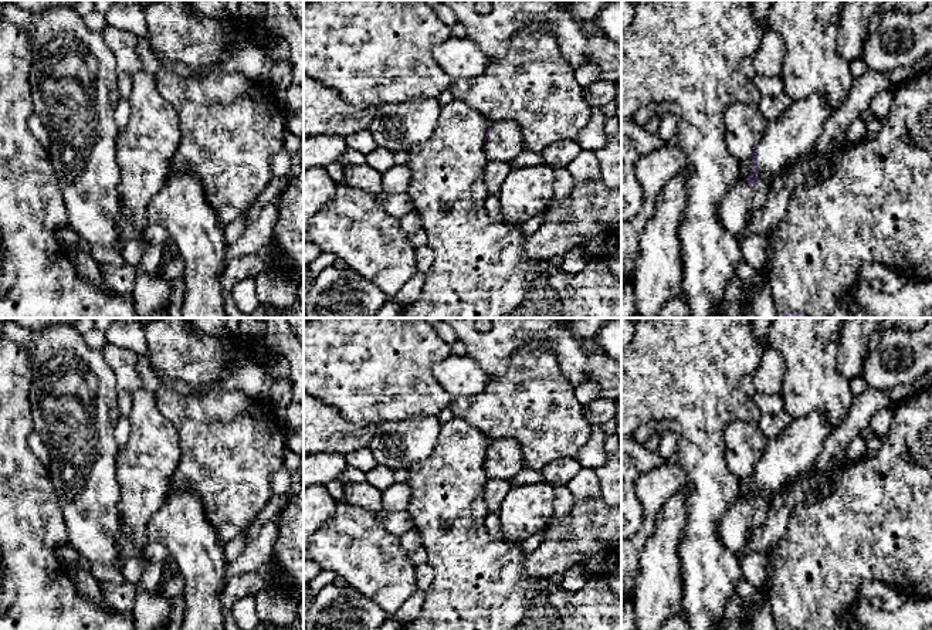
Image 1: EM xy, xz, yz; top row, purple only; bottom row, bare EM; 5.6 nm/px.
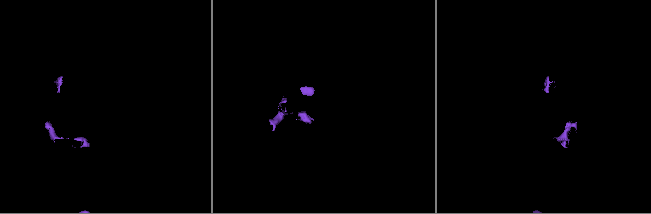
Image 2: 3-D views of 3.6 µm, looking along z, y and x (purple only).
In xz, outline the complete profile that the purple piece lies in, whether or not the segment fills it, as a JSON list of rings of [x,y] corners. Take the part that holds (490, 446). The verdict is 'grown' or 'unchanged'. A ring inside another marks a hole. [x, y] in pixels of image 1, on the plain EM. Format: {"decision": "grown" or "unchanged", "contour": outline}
{"decision": "grown", "contour": [[[506,437],[491,440],[484,461],[488,478],[511,481],[522,468],[522,450],[516,440]]]}

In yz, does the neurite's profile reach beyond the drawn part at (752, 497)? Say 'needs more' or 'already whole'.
needs more

